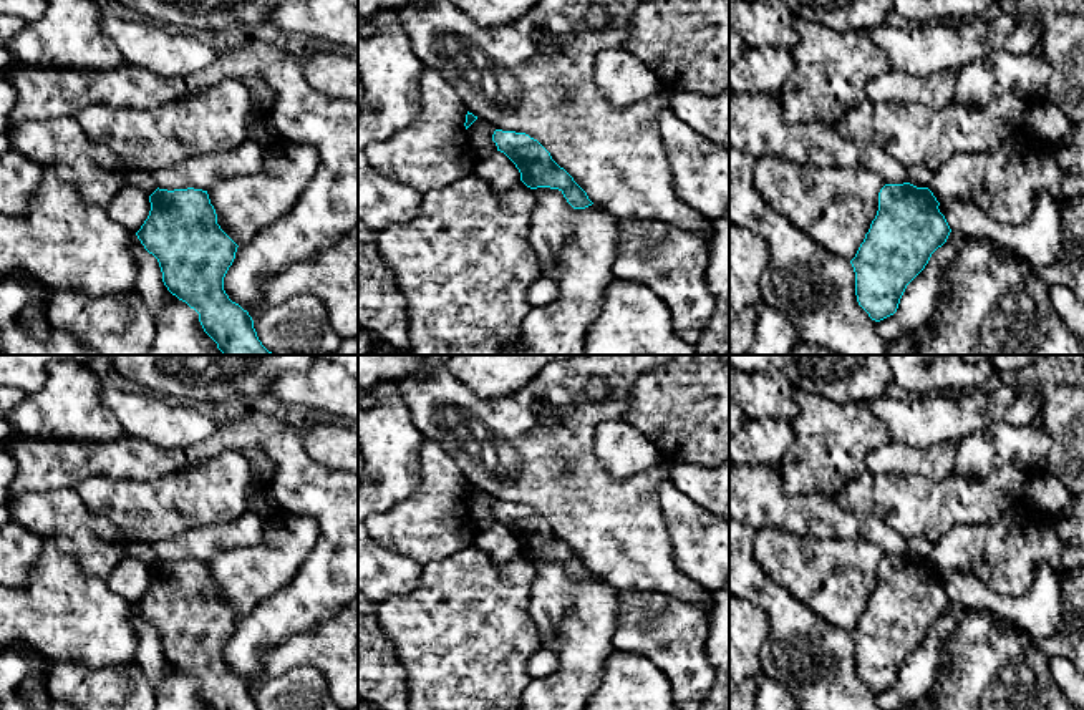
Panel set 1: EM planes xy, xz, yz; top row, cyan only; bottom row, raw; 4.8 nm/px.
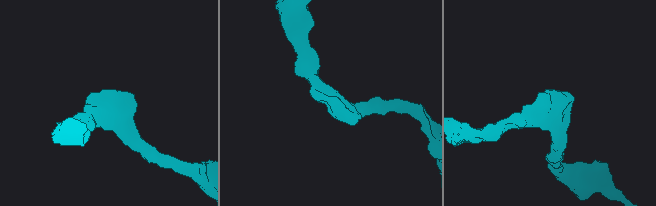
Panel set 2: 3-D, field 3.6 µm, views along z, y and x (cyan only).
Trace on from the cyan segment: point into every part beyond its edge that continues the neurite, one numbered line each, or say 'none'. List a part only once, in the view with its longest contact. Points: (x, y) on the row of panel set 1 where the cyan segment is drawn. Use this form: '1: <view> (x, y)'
none

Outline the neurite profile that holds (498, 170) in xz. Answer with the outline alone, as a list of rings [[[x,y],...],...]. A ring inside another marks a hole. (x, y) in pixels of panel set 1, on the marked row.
[[[501,151],[482,158],[474,174],[491,184],[491,187],[502,194],[520,182],[520,173],[515,164]]]

